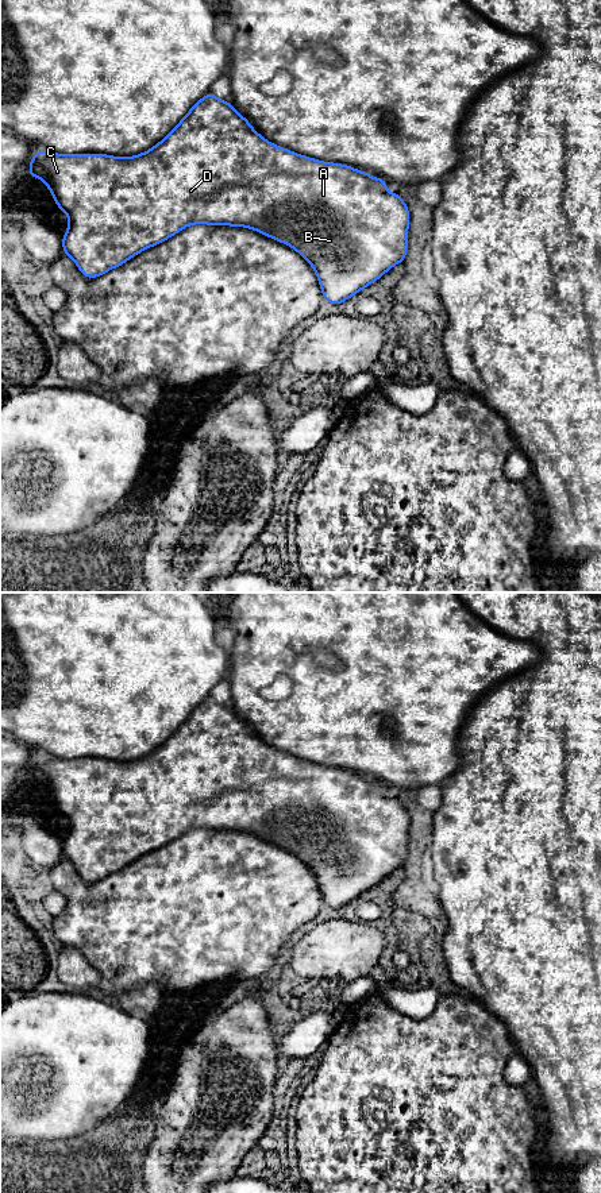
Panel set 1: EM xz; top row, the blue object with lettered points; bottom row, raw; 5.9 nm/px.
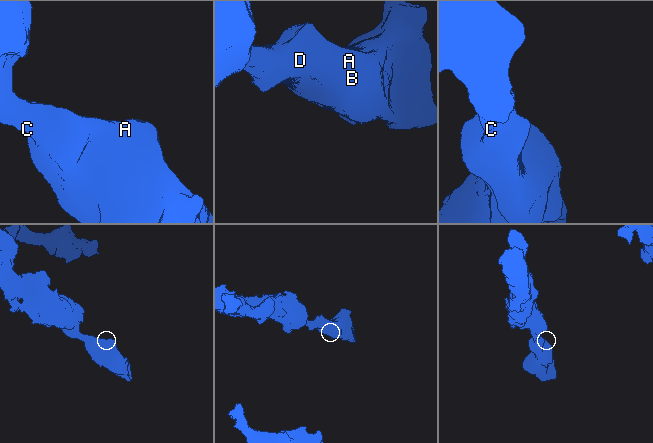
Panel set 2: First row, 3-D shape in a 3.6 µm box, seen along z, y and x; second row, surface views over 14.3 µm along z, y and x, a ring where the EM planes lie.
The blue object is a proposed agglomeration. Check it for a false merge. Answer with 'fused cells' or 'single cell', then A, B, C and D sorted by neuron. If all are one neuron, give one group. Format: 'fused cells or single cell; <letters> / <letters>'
single cell; A B C D

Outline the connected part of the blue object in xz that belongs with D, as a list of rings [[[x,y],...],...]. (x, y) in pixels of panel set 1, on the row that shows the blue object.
[[[212,92],[199,100],[166,138],[142,154],[135,157],[112,157],[89,152],[68,155],[38,150],[30,161],[28,177],[32,175],[47,185],[47,189],[53,194],[53,201],[57,202],[59,211],[69,216],[68,231],[62,236],[63,254],[74,260],[80,273],[86,278],[97,278],[122,266],[139,252],[165,242],[193,224],[244,227],[290,246],[297,251],[315,270],[324,301],[339,305],[378,281],[394,265],[402,263],[408,250],[411,213],[398,193],[386,190],[388,181],[373,178],[370,173],[358,171],[352,166],[304,157],[266,140],[228,101],[217,99]]]

